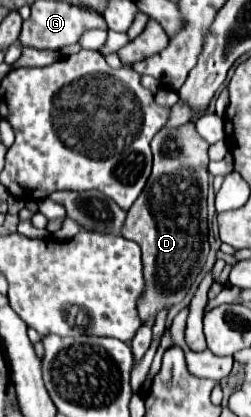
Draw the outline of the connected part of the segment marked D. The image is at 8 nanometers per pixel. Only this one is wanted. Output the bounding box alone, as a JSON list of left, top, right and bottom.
[122,124,210,322]

